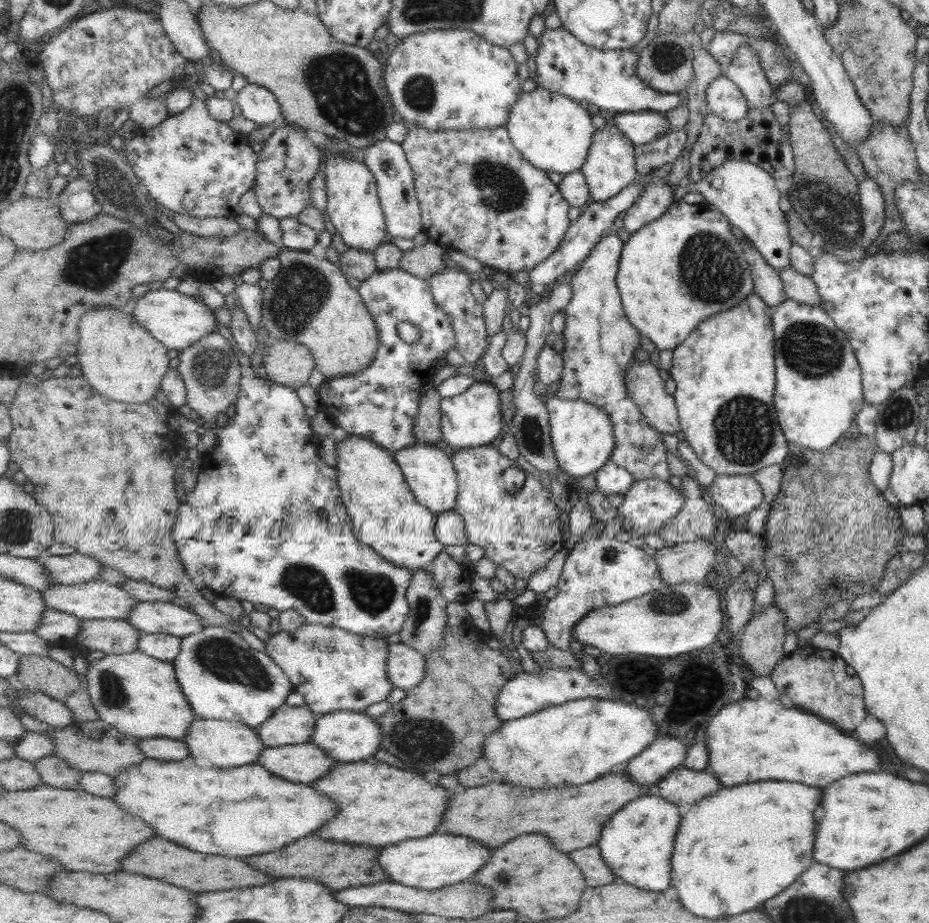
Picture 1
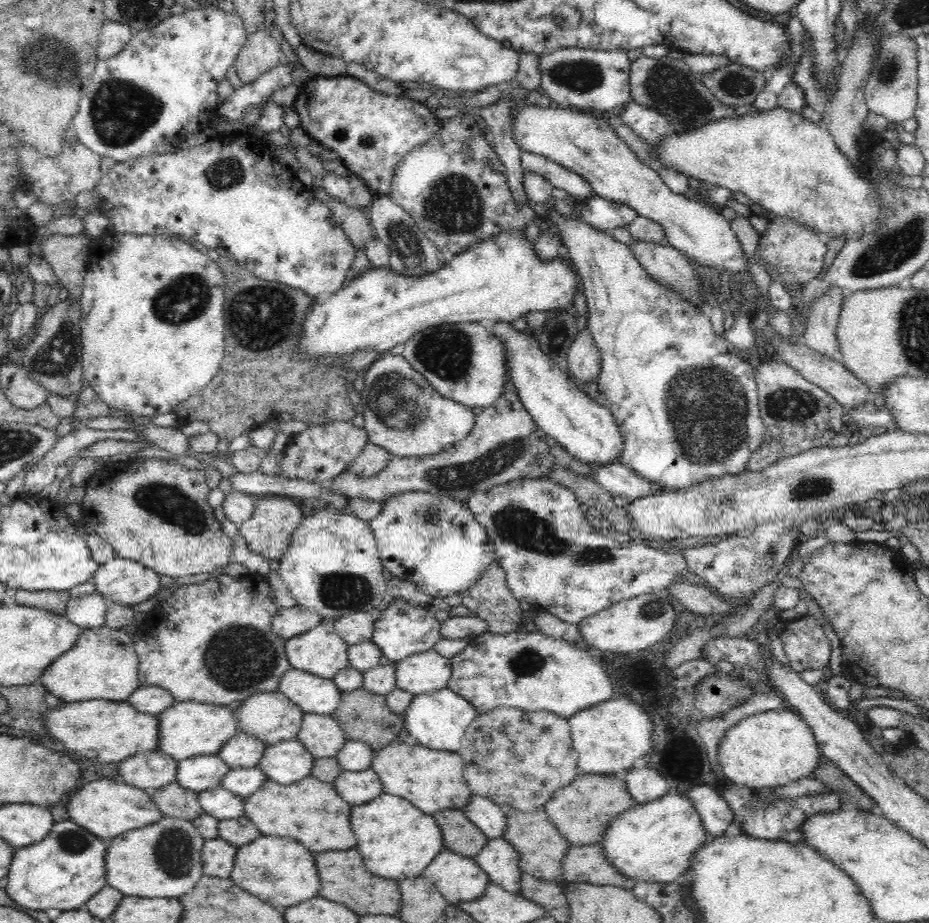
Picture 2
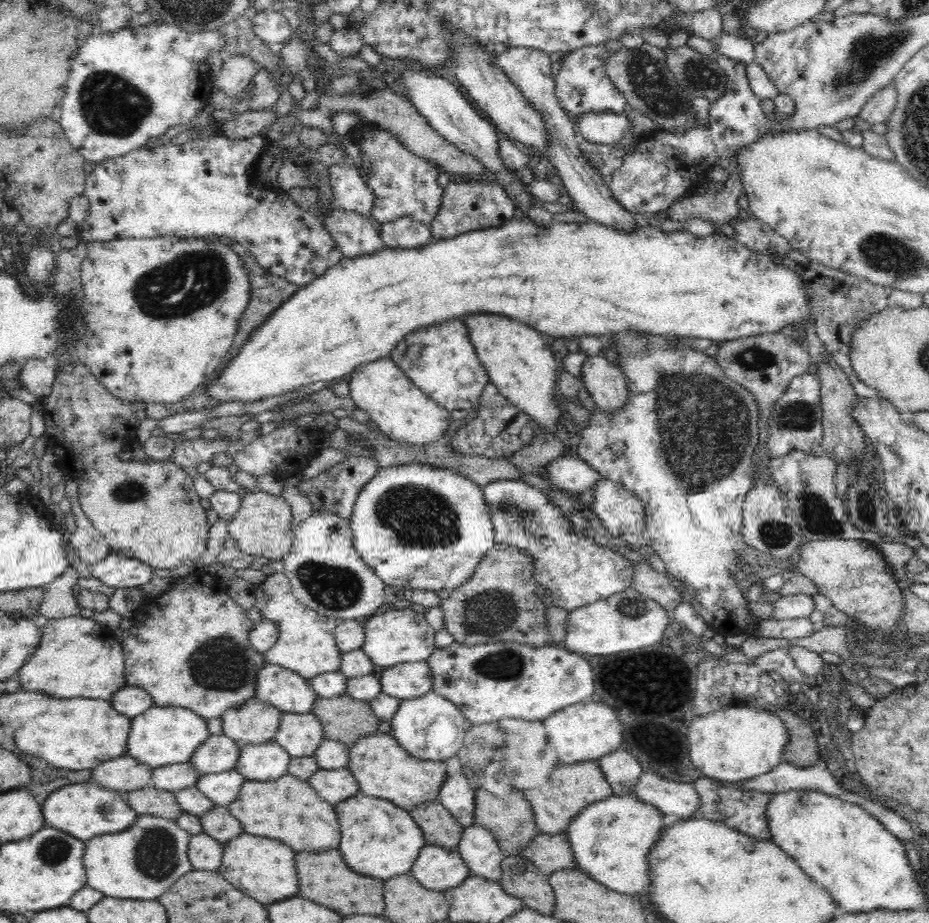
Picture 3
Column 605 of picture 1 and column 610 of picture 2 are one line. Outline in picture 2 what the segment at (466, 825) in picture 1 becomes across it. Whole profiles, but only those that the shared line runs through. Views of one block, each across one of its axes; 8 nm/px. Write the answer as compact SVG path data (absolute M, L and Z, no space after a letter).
M581 774L566 788L560 788L543 807L547 817L566 836L572 846L602 845L610 824L618 820L620 814L630 812L639 802L632 796L625 779L614 775Z

